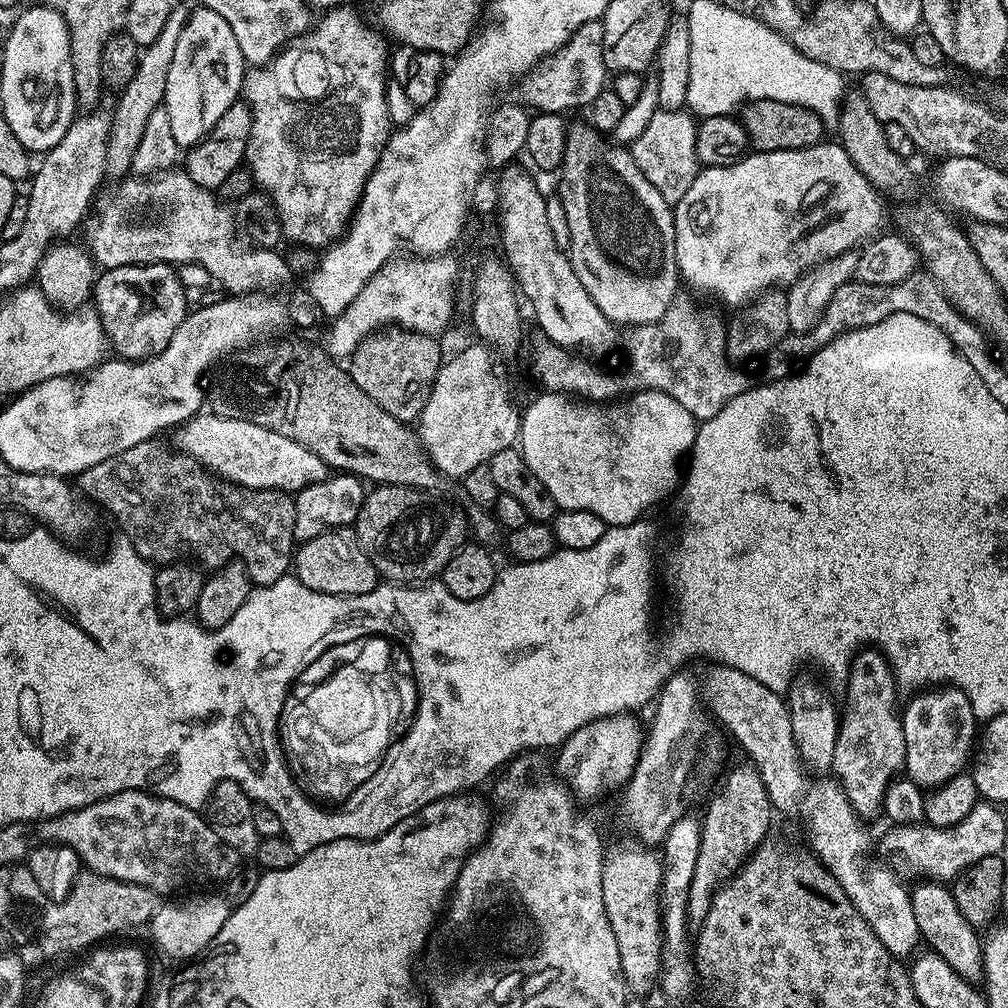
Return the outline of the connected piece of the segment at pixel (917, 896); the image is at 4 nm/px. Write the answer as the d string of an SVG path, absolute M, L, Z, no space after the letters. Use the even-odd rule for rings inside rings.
M920 882L917 888L911 889L914 906L914 922L918 922L920 939L931 951L947 962L954 974L962 974L962 978L976 982L984 975L984 947L982 936L977 925L966 922L962 918L962 910L958 910L958 902L954 902L951 887L940 882Z

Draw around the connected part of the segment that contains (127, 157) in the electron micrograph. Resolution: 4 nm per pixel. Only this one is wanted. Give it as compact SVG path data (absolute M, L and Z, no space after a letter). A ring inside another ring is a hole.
M184 2L174 9L158 38L142 48L134 78L119 93L120 101L117 102L116 112L114 111L112 116L112 130L108 135L108 153L106 154L108 172L116 175L116 178L123 177L131 169L134 150L138 150L142 130L146 130L146 118L150 118L150 114L154 114L154 110L164 103L168 75L174 62L174 50L178 46L178 38L188 21L189 11L189 5Z

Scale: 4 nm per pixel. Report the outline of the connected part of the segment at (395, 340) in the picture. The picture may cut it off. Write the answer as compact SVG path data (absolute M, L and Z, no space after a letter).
M399 326L374 332L353 350L351 378L382 406L382 410L386 410L386 414L394 414L394 418L405 422L419 421L442 363L440 344L436 340L439 339L435 335Z

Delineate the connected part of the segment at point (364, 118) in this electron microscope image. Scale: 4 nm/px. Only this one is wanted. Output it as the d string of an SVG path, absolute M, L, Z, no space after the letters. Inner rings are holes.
M347 6L325 11L321 16L324 17L321 20L319 17L308 31L289 40L288 45L281 48L269 64L249 67L244 74L242 89L243 99L252 110L252 129L250 130L246 167L252 174L255 187L268 194L273 207L280 216L283 239L285 241L293 240L294 243L301 244L304 248L316 248L315 250L323 250L343 237L352 219L352 214L356 210L356 205L360 203L360 196L364 193L366 182L372 171L376 169L376 163L380 160L382 150L394 131L392 119L386 108L386 90L389 81L384 80L384 72L386 76L390 68L390 48L387 48L389 45L386 43L385 37L371 23L368 25L354 9L347 8Z

